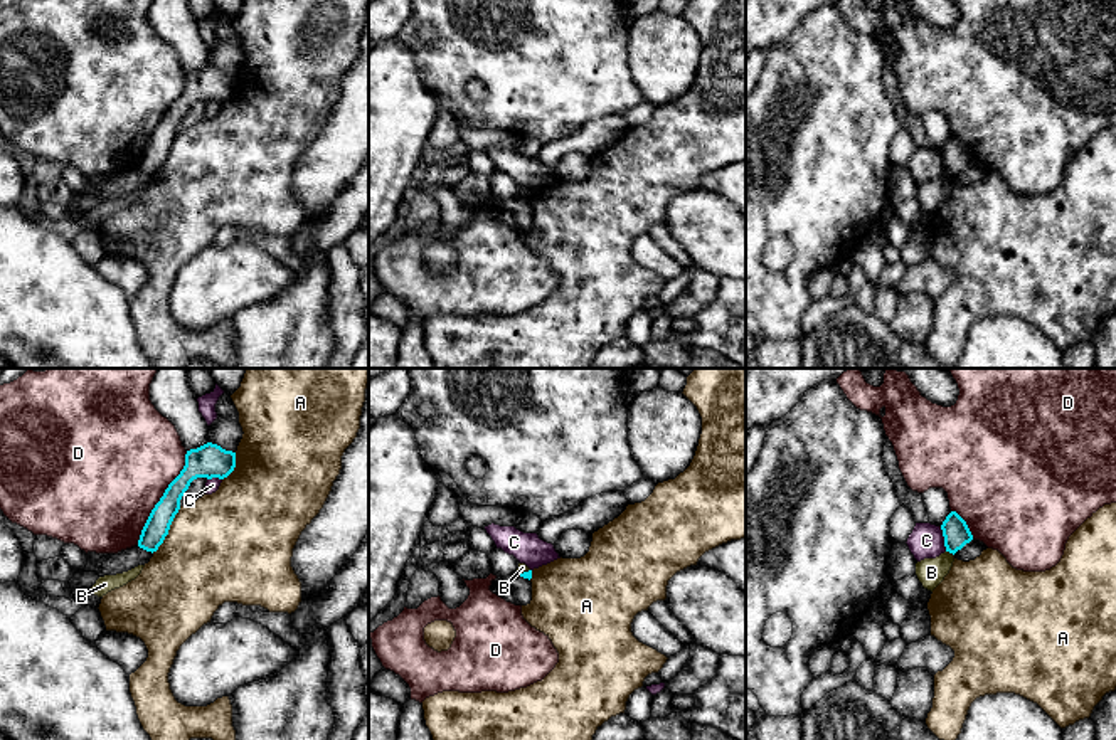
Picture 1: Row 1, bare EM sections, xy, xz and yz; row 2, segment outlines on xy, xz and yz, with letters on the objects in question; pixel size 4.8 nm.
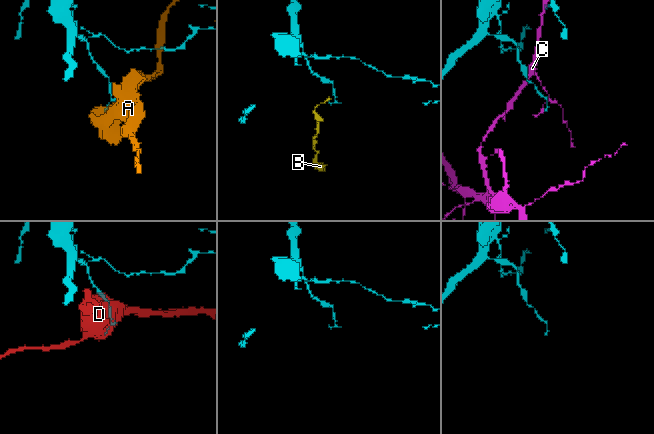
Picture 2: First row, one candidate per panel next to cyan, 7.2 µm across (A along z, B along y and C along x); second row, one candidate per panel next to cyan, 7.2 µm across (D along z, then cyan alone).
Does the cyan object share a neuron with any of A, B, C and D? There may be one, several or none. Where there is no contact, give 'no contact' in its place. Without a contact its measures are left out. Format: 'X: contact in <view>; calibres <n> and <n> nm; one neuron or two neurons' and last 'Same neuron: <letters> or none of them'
A: contact in xy; calibres 120 and 500 nm; two neurons
B: contact in yz; calibres 130 and 140 nm; two neurons
C: contact in yz; calibres 130 and 160 nm; two neurons
D: contact in xy; calibres 140 and 500 nm; two neurons
Same neuron: none of them

